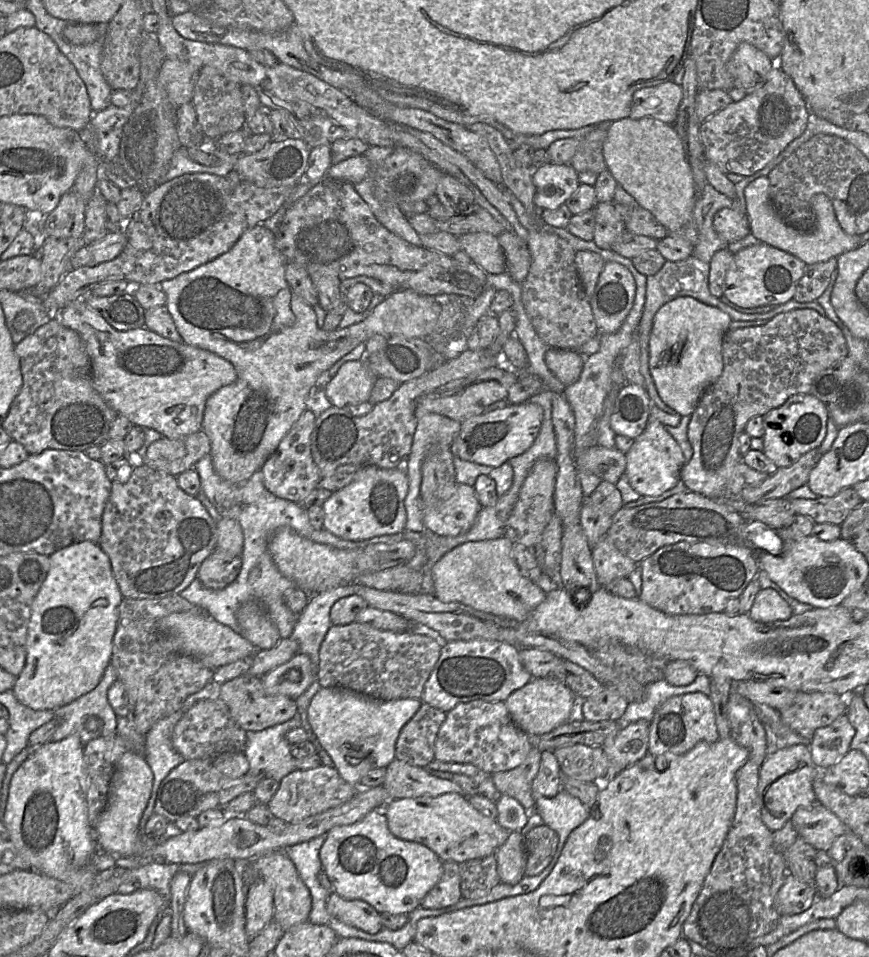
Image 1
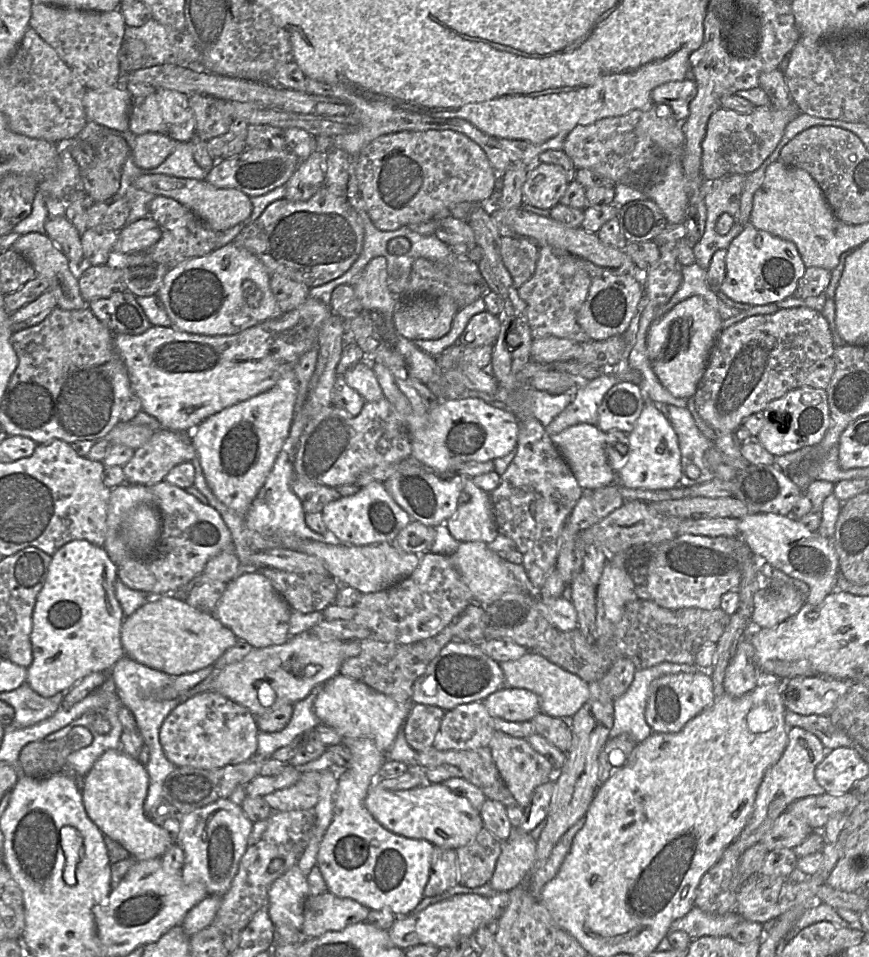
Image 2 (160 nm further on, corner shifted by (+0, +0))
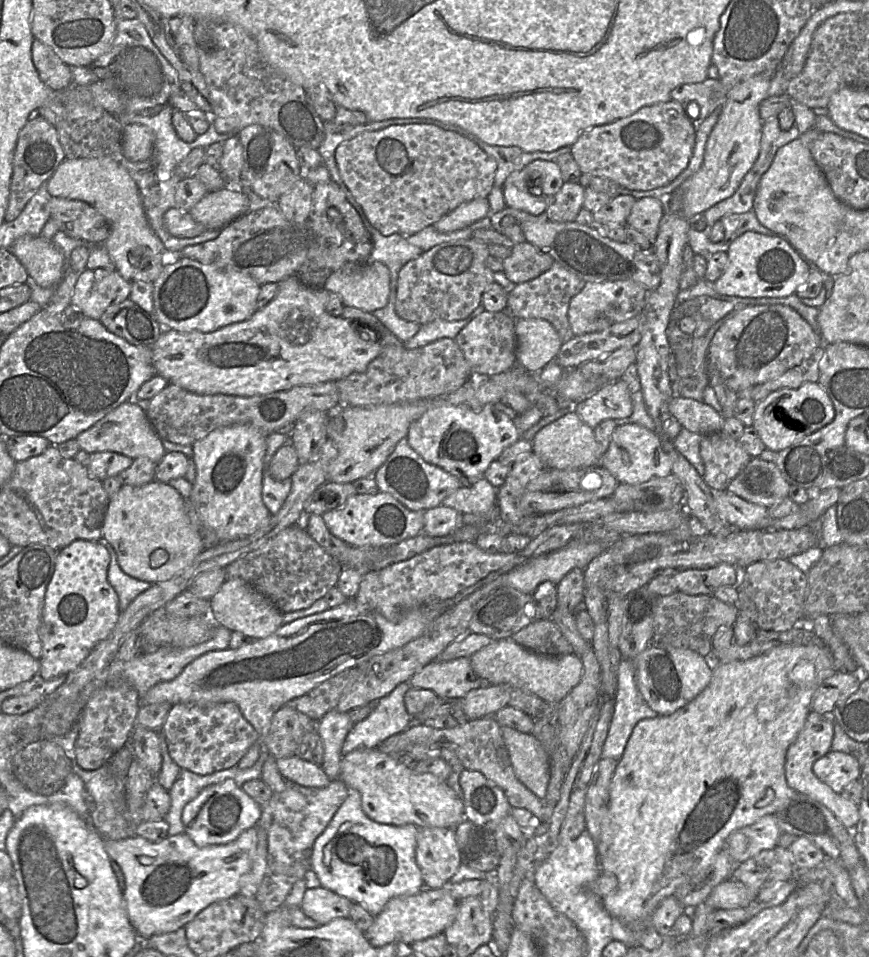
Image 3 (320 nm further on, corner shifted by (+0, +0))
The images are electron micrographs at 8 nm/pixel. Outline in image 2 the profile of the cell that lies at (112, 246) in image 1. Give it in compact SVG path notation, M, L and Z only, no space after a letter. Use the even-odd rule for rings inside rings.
M144 218L126 225L117 233L114 255L128 255L144 251L161 238L161 229L151 218Z

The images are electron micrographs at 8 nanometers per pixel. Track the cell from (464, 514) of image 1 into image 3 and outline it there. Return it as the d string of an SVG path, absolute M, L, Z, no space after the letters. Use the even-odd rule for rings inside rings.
M407 437L396 444L393 451L372 477L379 491L391 494L412 511L426 511L441 505L447 496L461 486L460 481L455 476L423 460L410 447Z

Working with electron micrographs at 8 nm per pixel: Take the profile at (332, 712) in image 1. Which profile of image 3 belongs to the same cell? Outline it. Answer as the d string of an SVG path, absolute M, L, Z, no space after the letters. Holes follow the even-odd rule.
M350 788L348 792L346 800L314 842L311 869L321 887L360 904L375 917L391 898L428 889L424 887L415 857L418 828L372 821L362 810L360 793Z

